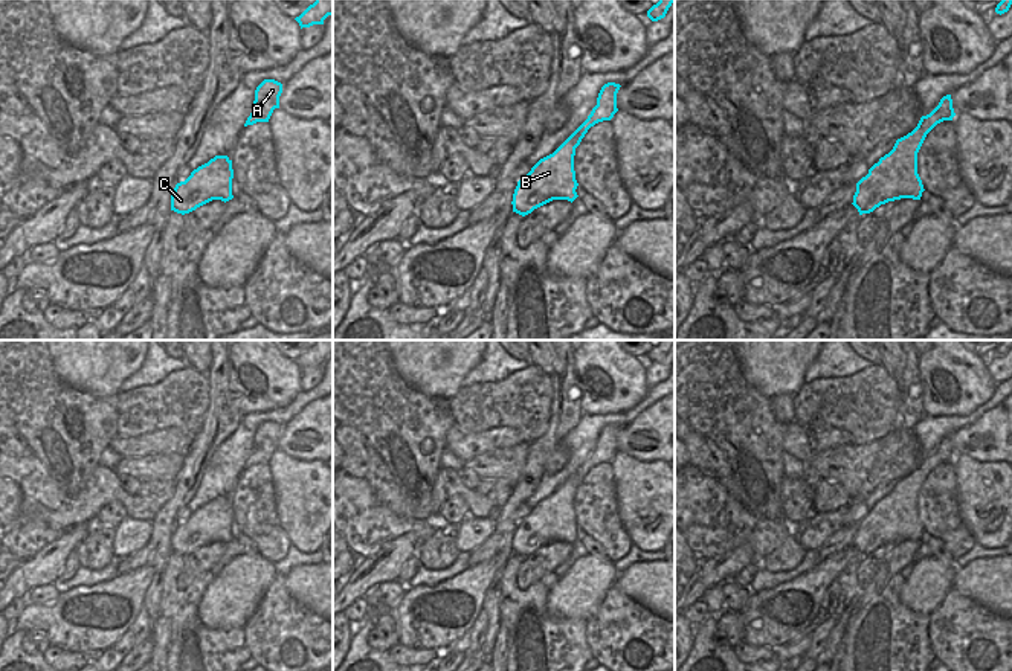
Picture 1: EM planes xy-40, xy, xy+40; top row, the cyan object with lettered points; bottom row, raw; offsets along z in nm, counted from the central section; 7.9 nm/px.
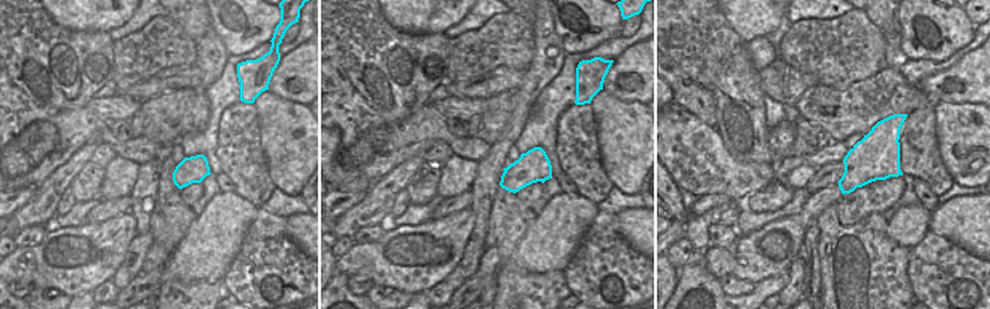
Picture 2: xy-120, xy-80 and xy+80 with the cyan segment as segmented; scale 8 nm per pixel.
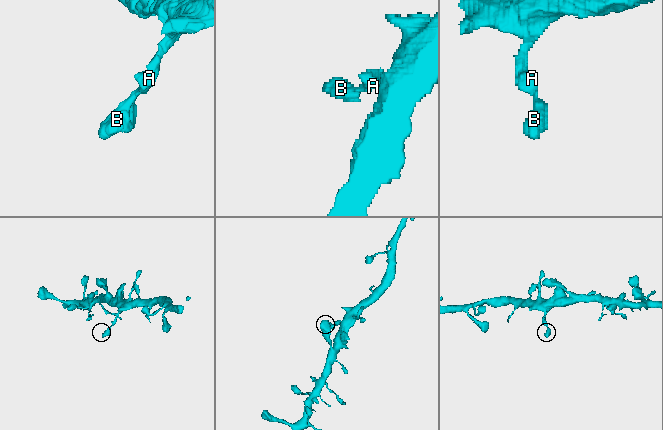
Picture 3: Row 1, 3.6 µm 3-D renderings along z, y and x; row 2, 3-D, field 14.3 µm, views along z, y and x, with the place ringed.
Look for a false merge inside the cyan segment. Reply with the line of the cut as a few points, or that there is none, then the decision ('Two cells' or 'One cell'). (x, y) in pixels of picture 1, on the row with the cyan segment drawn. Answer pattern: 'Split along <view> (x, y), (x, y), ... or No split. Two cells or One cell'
No split. One cell.

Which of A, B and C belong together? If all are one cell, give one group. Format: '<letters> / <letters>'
A B C

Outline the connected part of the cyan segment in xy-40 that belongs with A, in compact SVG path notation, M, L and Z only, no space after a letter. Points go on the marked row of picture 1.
M264 79L255 90L255 101L252 104L252 113L247 117L244 127L256 122L269 122L275 108L279 108L279 96L282 93L282 84L275 79Z

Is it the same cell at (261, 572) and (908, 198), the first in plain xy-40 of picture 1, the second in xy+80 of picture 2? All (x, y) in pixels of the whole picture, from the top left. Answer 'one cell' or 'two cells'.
two cells

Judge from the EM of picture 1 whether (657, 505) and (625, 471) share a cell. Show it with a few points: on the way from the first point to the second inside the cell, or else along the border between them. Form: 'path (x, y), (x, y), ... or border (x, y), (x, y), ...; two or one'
path (651, 497), (632, 479); one

